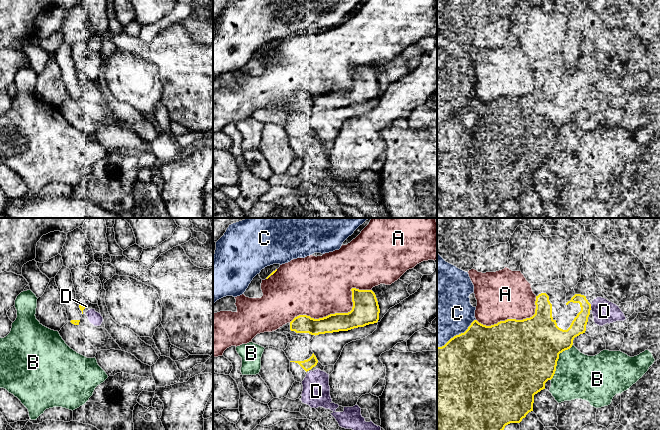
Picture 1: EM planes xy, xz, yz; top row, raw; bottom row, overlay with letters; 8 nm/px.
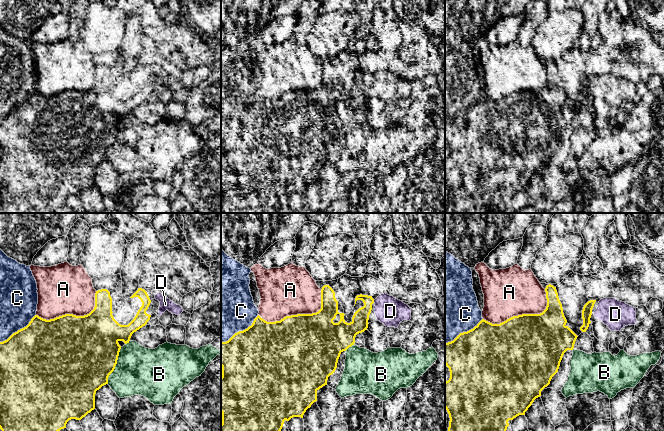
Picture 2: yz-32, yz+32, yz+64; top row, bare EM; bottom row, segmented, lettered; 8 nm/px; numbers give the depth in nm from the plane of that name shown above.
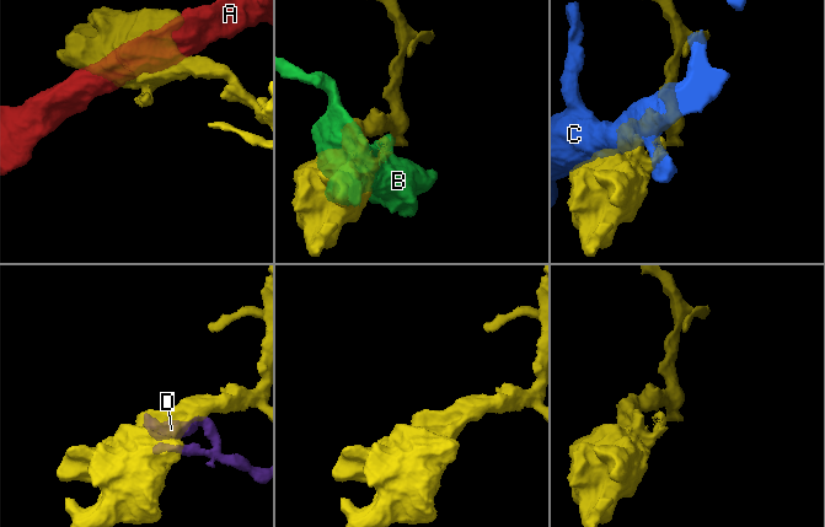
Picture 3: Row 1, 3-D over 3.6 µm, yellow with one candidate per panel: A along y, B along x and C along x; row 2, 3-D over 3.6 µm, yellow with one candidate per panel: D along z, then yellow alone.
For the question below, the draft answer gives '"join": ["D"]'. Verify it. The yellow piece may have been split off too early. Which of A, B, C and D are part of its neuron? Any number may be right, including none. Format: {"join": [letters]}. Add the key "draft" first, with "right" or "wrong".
{"draft": "right", "join": ["D"]}

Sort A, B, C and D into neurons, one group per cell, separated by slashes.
A / B / C / D

